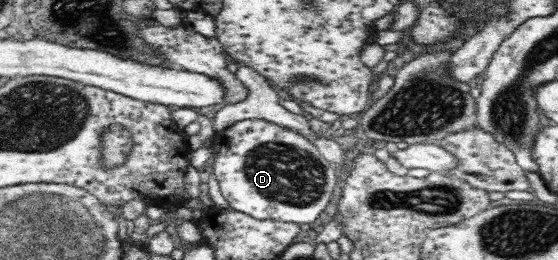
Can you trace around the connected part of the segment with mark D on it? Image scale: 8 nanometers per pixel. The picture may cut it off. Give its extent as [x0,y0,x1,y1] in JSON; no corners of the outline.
[213,119,338,223]

